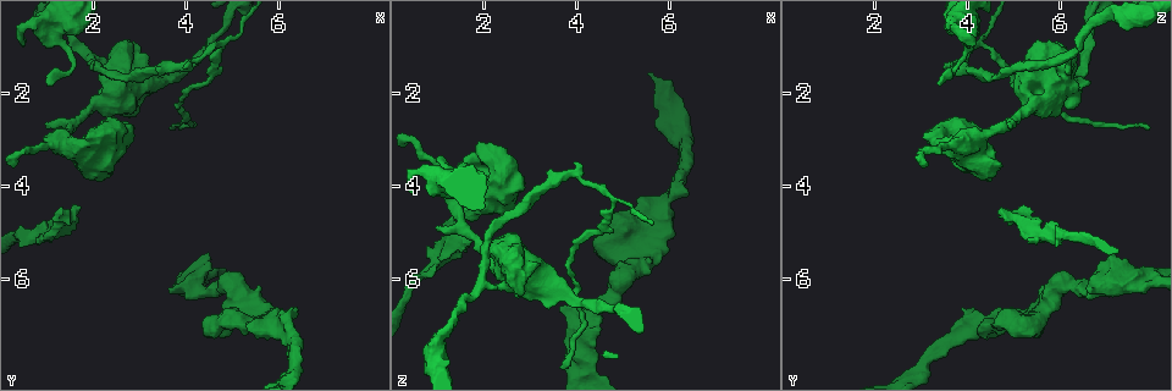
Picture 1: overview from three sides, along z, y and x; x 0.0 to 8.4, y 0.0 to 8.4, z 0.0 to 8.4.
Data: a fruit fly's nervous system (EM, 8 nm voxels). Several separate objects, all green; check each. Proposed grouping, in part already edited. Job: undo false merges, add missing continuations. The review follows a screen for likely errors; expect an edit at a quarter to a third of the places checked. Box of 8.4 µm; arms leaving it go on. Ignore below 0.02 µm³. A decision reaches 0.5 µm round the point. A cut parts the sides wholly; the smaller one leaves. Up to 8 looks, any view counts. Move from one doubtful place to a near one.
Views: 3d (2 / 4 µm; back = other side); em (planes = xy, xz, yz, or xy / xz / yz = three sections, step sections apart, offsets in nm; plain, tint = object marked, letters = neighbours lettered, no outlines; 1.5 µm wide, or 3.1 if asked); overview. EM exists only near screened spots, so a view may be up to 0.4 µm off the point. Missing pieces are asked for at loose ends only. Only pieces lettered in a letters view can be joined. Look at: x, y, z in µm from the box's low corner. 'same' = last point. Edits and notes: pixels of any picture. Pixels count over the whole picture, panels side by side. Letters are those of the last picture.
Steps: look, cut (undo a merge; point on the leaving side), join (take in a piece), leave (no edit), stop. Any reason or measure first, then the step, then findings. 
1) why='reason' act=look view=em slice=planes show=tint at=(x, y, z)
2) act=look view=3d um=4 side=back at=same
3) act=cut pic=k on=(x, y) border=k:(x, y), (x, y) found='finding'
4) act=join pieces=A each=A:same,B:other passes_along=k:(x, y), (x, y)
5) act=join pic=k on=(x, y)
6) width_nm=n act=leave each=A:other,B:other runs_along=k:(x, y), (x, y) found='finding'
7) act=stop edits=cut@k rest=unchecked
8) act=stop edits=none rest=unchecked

why='branch stops here' act=look view=3d um=2 side=back at=(4.50, 5.45, 7.10)

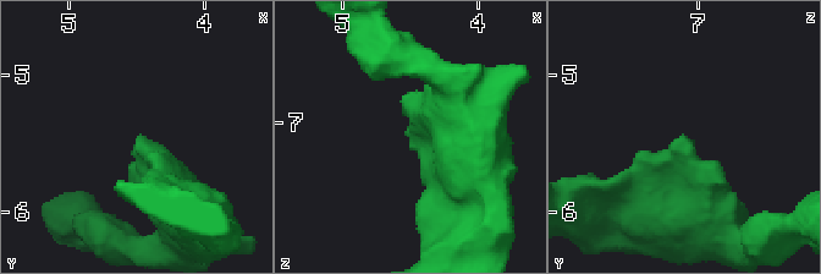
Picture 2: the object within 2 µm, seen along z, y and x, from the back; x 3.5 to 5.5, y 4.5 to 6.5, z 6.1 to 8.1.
act=look view=em slice=planes show=letters at=(4.50, 5.44, 7.08)

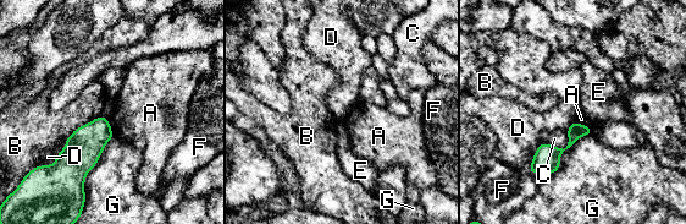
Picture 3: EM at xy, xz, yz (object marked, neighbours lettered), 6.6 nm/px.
longest_contact=G:460nm act=leave each=A:other,B:other,C:other,D:other,E:other,F:other,G:other border=3:(66, 140), (56, 159), (39, 167) found='none of them fits'

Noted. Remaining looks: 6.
why='stops while still wide' act=look view=3d um=4 at=(3.45, 1.80, 6.55)

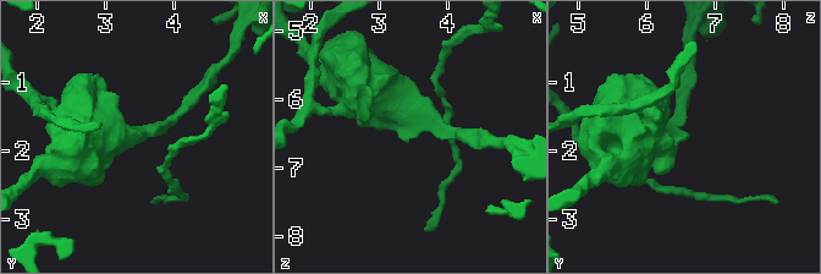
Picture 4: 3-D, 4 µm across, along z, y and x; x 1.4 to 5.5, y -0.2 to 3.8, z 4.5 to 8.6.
act=look view=em slice=xy step=4 show=tint at=(3.40, 1.75, 6.60)

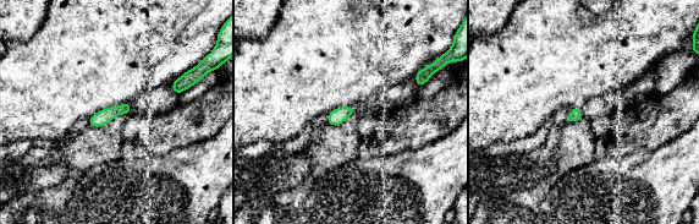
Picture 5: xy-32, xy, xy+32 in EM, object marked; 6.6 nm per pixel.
act=look view=em slice=xy step=4 show=letters at=same

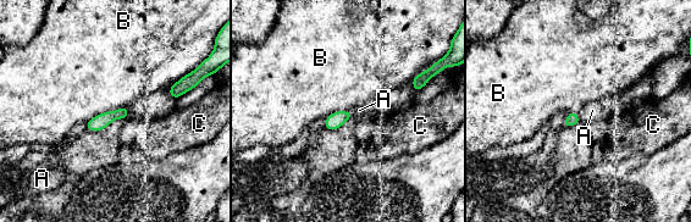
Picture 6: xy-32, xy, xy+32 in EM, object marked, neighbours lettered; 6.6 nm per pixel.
act=leave each=A:other,B:other,C:other border=6:(127, 107), (100, 112), (87, 122) found='no lettered piece goes on from it'

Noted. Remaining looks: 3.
why='free end' act=look view=em slice=xy step=4 show=letters at=(1.05, 1.80, 3.35)

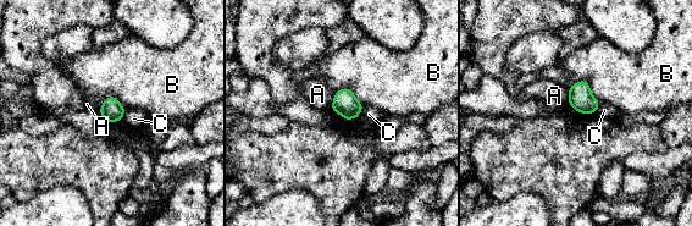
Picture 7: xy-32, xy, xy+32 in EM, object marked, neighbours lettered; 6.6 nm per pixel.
act=leave each=A:other,B:other,C:other border=7:(573, 83), (586, 81), (599, 103) found='none of them fits'

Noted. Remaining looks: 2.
act=stop edits=none rest=unchecked

